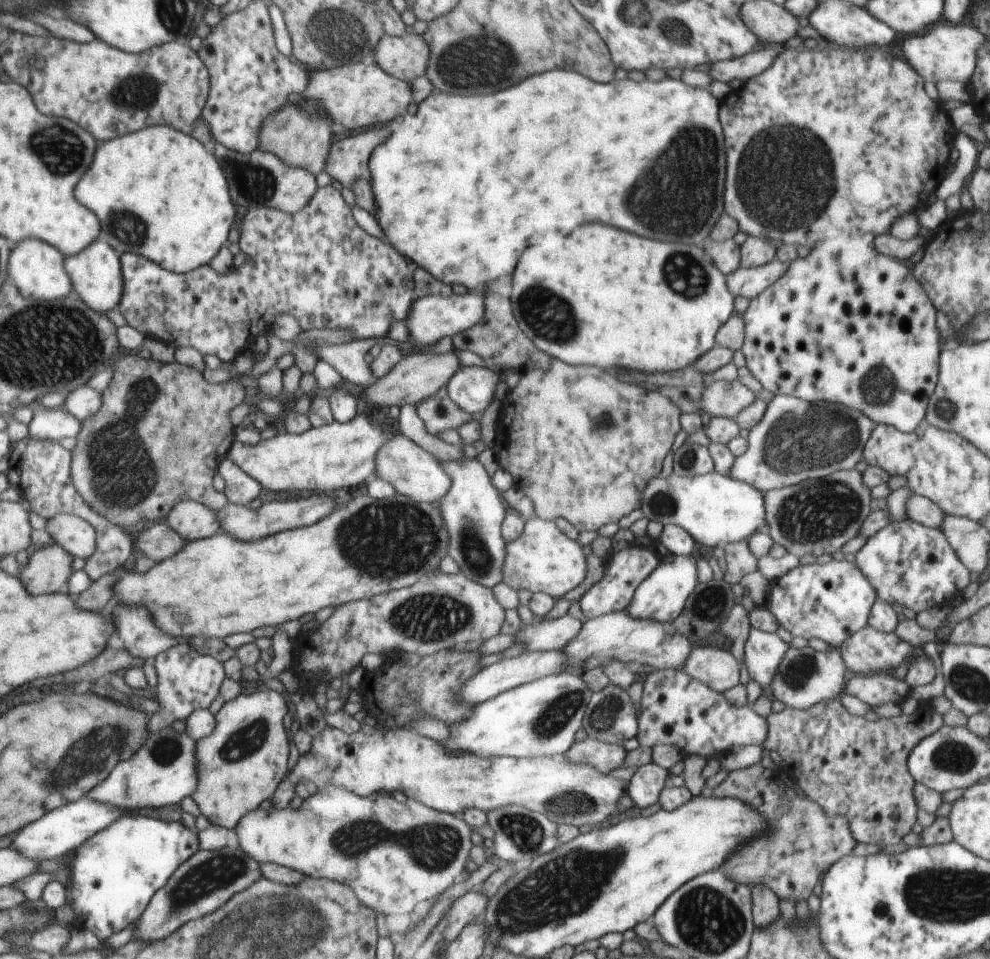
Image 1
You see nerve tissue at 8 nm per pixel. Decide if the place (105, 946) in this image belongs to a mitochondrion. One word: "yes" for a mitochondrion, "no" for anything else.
no

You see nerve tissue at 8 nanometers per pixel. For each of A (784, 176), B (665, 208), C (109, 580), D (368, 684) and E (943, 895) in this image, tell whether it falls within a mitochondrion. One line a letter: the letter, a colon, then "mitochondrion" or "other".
A: mitochondrion
B: mitochondrion
C: other
D: other
E: mitochondrion

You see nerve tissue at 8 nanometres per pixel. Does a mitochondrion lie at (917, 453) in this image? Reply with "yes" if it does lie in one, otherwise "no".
no

